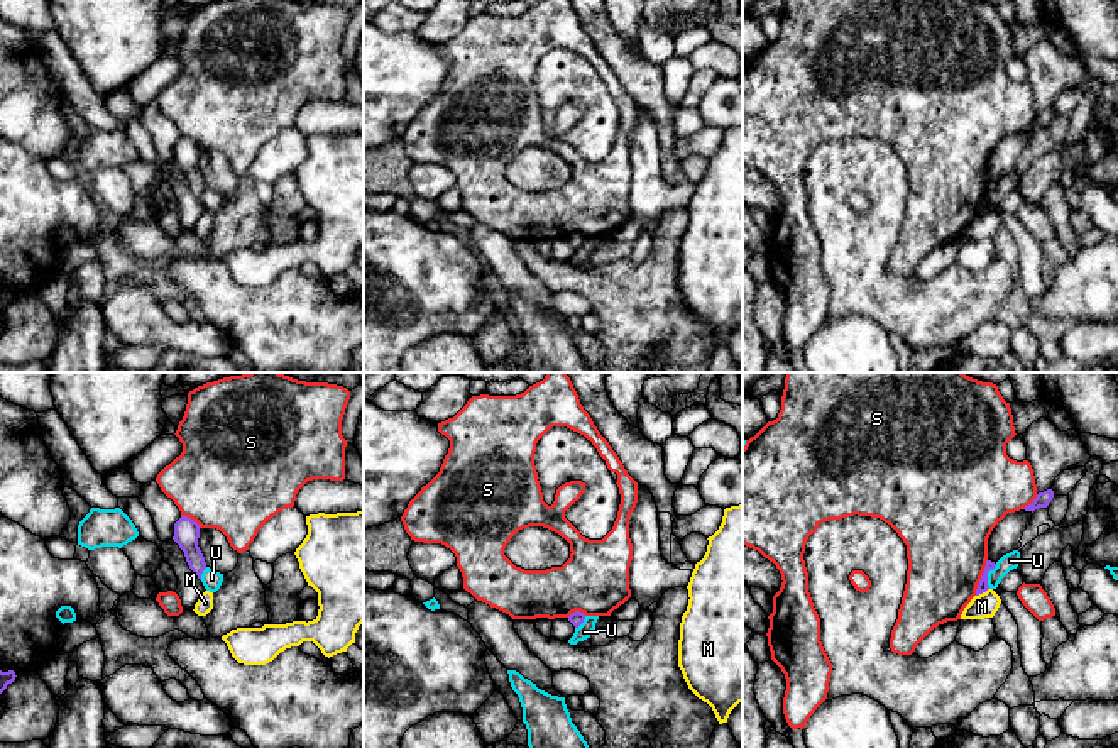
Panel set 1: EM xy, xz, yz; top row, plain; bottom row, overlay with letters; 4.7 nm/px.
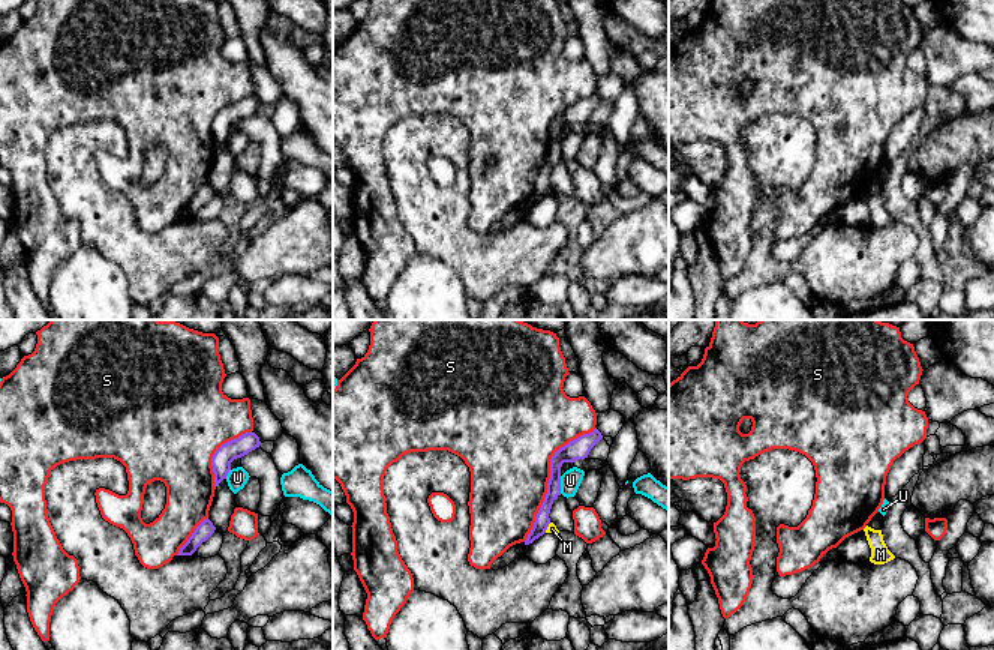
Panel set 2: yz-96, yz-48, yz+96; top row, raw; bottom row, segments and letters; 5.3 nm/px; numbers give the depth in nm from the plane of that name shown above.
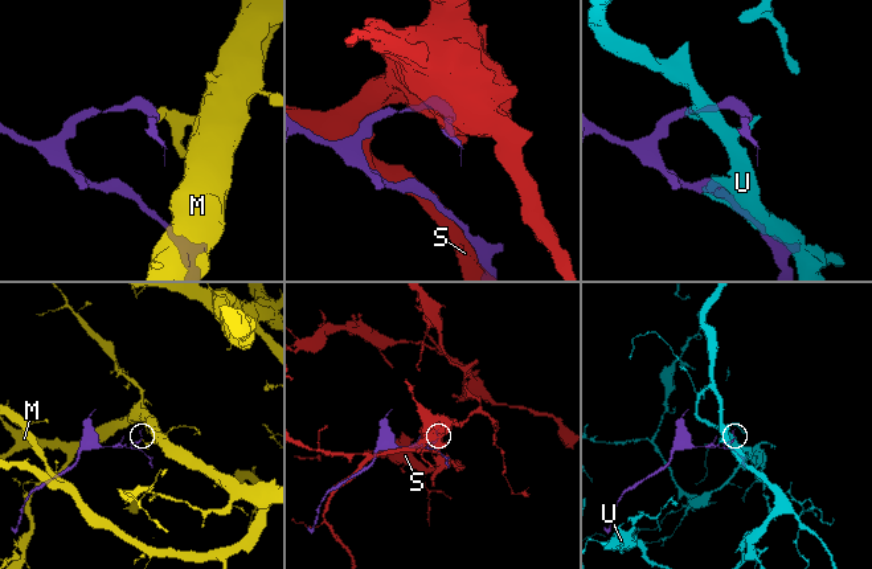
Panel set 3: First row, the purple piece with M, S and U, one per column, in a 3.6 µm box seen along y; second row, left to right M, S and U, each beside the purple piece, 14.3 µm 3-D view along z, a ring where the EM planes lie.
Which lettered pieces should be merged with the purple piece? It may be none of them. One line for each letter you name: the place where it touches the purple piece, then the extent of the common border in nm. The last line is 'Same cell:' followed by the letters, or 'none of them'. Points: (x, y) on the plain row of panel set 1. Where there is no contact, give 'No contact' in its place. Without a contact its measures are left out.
Same cell: none of them

